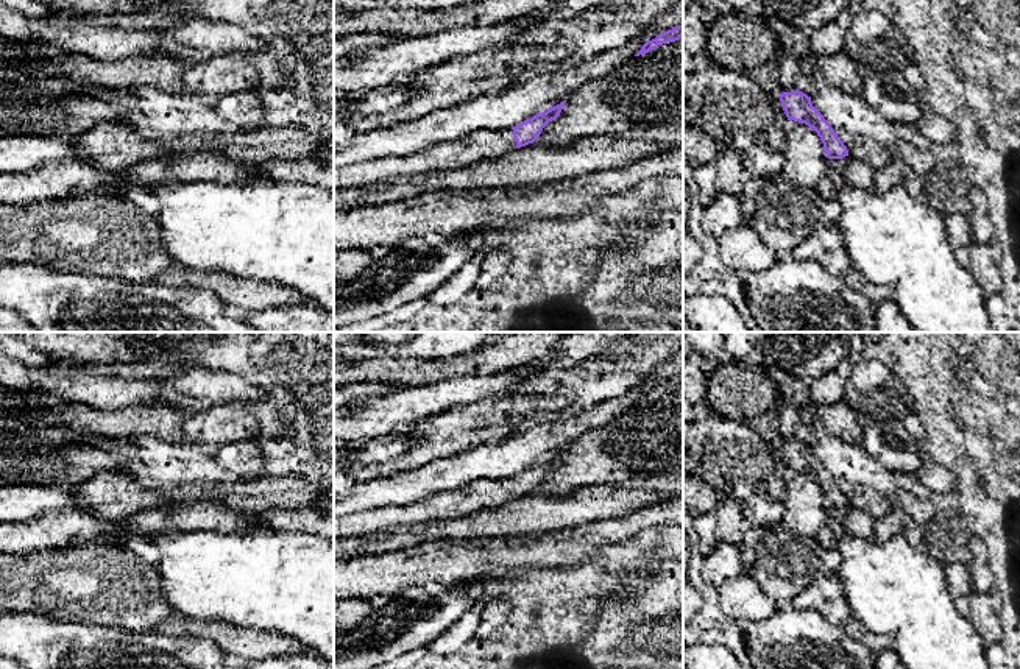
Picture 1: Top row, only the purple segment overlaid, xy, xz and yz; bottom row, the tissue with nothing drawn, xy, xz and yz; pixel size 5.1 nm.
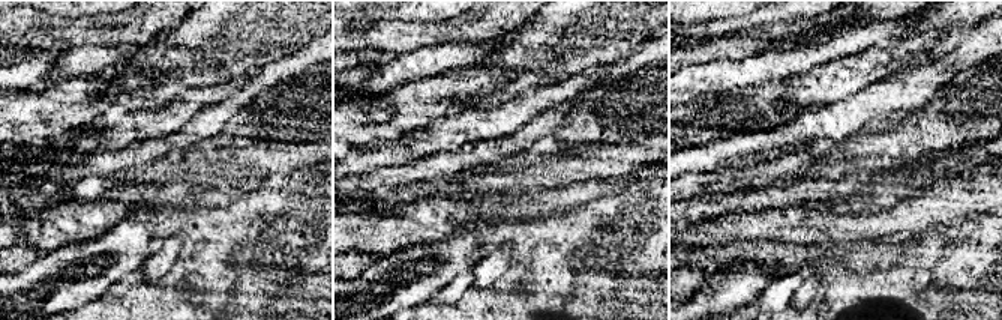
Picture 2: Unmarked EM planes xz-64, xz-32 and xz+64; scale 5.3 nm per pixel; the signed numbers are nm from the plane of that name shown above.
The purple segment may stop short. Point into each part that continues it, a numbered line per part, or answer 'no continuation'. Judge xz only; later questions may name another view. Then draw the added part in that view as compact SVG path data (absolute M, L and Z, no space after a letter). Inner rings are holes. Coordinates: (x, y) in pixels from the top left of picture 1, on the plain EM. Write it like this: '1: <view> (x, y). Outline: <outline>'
1: xz (484, 493). Outline: M479 479L413 504L385 505L334 518L334 538L357 538L402 526L459 519L483 508L504 505L515 497L513 479Z

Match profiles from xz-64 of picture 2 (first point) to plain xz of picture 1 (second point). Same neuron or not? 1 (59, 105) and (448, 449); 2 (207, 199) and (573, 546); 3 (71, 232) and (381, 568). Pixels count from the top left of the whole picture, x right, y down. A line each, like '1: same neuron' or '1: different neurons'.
1: same neuron
2: same neuron
3: same neuron

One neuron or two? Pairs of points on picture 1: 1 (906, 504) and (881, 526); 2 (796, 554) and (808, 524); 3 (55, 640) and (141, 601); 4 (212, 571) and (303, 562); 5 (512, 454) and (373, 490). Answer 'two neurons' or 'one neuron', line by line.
1: two neurons
2: two neurons
3: two neurons
4: one neuron
5: one neuron

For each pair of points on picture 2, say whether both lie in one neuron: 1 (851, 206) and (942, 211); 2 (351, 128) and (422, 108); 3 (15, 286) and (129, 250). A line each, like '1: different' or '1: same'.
1: different
2: same
3: same

